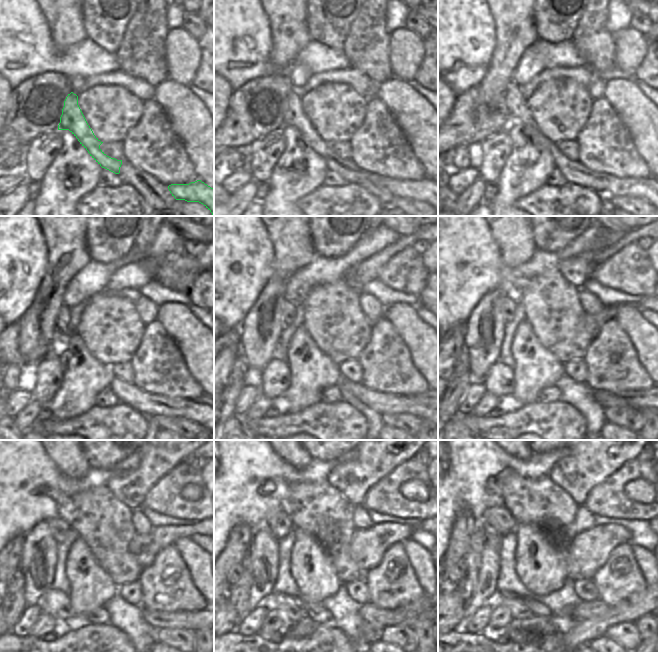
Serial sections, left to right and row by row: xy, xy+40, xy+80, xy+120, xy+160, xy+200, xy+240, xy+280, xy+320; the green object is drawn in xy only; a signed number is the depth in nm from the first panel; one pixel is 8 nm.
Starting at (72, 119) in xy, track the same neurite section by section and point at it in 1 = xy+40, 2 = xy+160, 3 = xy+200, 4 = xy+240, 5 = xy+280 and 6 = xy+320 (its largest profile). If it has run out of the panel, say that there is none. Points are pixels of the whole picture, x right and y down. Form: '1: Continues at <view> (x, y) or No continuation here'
1: Continues at xy+40 (294, 115)
2: Continues at xy+160 (382, 403)
3: Continues at xy+200 (507, 306)
4: Continues at xy+240 (59, 531)
5: Continues at xy+280 (277, 522)
6: Continues at xy+320 (499, 519).

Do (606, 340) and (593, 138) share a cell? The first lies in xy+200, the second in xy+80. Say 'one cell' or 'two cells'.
one cell

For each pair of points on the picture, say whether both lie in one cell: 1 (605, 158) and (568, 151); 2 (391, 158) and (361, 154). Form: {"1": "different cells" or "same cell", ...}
{"1": "different cells", "2": "same cell"}

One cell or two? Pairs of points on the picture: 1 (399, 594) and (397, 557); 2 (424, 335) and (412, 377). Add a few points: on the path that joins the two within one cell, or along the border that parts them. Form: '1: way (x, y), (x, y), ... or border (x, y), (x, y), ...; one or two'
1: way (395, 585), (395, 568), (397, 566); one
2: border (405, 344), (413, 364), (427, 383); two

